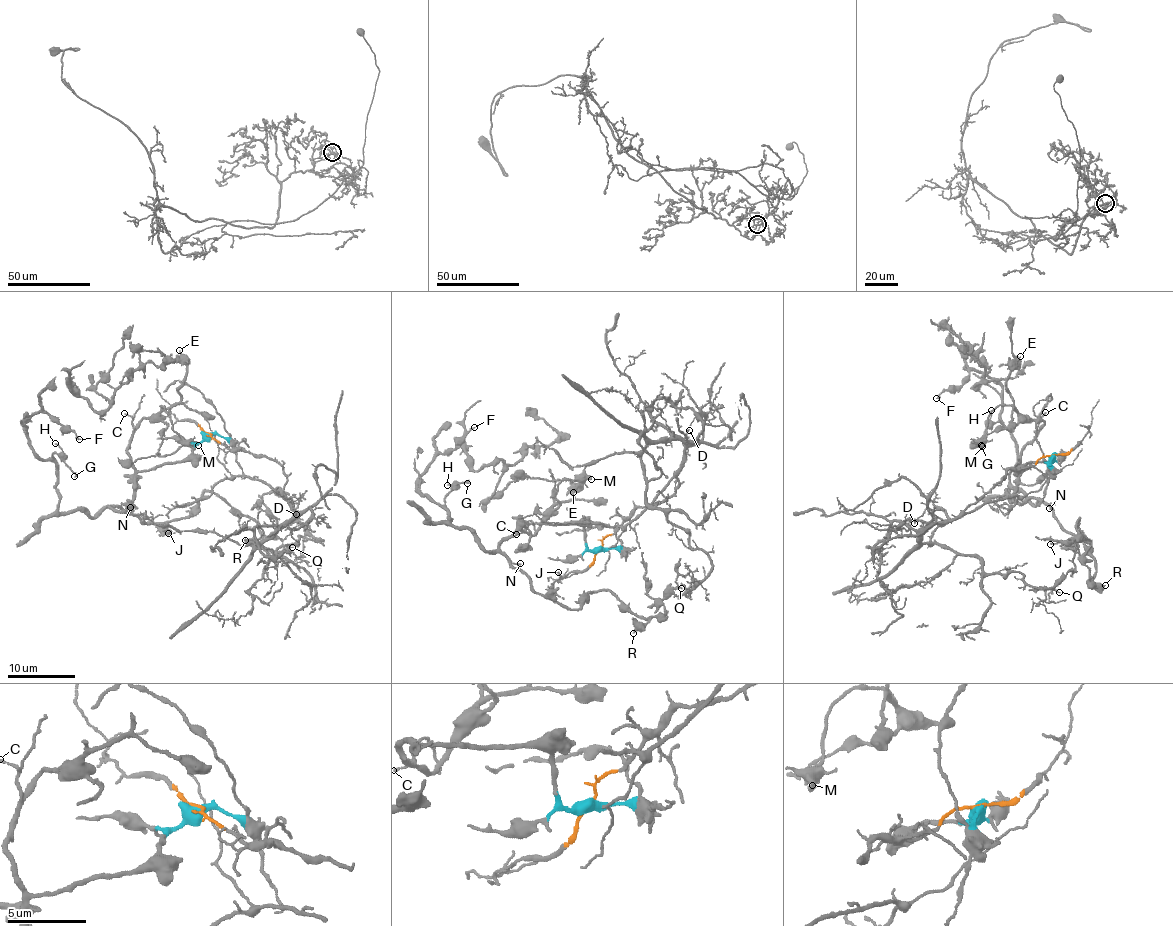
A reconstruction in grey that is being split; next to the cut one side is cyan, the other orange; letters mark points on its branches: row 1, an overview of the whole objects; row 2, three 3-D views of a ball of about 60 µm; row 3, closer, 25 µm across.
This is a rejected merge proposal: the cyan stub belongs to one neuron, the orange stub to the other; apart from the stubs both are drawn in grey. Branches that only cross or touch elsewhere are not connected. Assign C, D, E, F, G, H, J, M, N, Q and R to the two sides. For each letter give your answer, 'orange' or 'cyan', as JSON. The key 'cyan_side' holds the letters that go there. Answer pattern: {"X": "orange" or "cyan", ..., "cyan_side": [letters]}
{"C": "cyan", "D": "orange", "E": "cyan", "F": "cyan", "G": "cyan", "H": "cyan", "J": "cyan", "M": "cyan", "N": "cyan", "Q": "orange", "R": "cyan", "cyan_side": ["C", "E", "F", "G", "H", "J", "M", "N", "R"]}

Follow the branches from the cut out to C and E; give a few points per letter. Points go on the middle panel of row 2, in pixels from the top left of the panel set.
C: (599, 549), (587, 548), (586, 532), (577, 524), (524, 520), (519, 524), (524, 531), (516, 534)
E: (599, 549), (587, 548), (577, 524), (519, 526), (533, 535), (558, 502), (573, 498), (577, 485), (573, 492)

